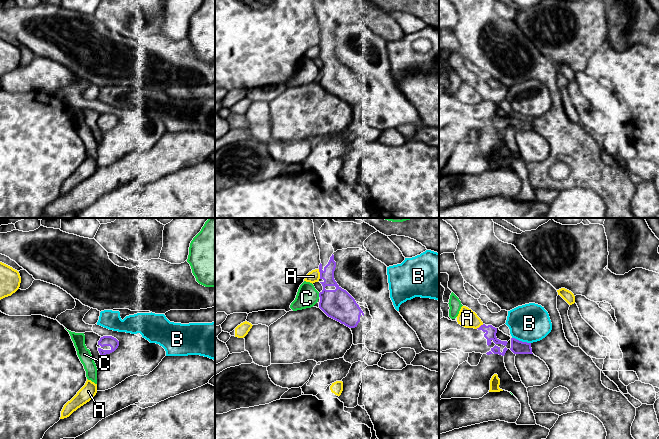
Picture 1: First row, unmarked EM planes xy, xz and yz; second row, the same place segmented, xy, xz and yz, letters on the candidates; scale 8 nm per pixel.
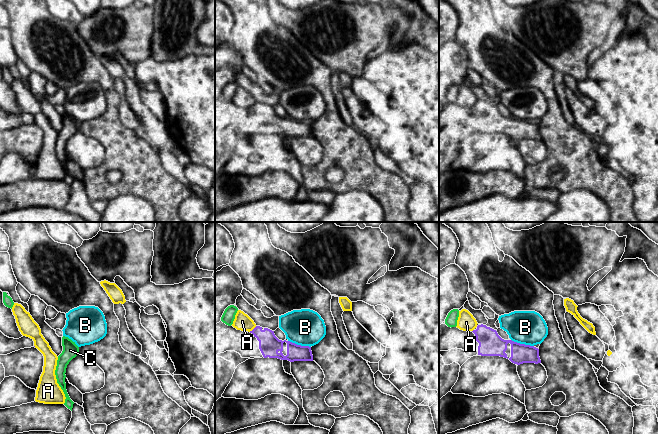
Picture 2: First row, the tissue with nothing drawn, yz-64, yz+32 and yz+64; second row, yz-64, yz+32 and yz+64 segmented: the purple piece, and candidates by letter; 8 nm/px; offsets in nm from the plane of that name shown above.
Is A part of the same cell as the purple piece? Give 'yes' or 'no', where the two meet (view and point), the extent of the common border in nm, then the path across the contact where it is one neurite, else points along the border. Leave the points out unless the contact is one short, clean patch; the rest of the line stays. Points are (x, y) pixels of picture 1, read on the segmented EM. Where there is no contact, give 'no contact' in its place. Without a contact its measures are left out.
no; meets purple in xz at (320, 274); contact 80 nm long; border along xz (318, 269), (320, 278)

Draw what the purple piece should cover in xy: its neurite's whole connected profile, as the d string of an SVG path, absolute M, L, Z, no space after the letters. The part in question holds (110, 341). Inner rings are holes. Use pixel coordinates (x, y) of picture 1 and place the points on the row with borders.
M103 336L98 341L98 351L101 356L114 352L119 346L119 341L112 336Z

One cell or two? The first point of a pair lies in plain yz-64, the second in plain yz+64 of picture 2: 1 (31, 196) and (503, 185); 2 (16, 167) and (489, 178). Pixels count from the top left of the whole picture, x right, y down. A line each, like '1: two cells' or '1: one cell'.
1: one cell
2: two cells

